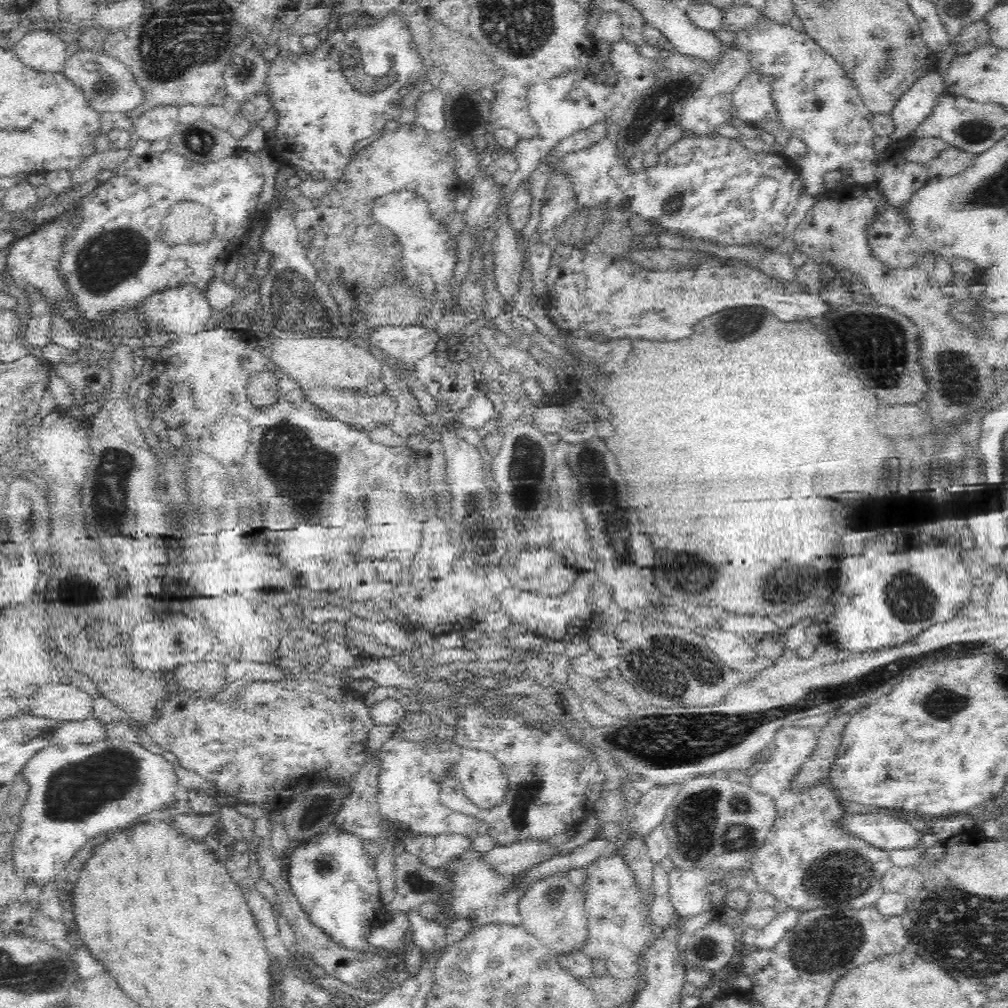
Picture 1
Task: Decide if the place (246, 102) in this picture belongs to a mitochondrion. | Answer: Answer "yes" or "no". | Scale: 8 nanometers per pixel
no

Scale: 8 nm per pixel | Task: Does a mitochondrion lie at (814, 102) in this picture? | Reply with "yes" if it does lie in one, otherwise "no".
yes

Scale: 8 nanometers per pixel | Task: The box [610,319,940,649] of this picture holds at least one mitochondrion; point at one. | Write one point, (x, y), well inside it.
(908, 598)

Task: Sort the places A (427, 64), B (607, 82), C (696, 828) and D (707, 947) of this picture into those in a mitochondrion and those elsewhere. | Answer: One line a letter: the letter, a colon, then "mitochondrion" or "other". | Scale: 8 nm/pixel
A: other
B: other
C: mitochondrion
D: mitochondrion

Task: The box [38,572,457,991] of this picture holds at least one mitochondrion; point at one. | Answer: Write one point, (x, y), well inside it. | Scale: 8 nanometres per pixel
(77, 791)

